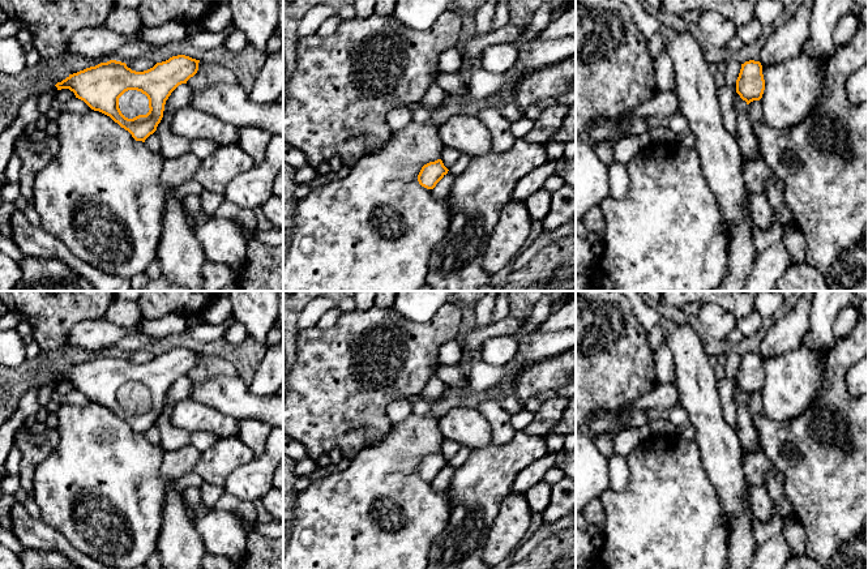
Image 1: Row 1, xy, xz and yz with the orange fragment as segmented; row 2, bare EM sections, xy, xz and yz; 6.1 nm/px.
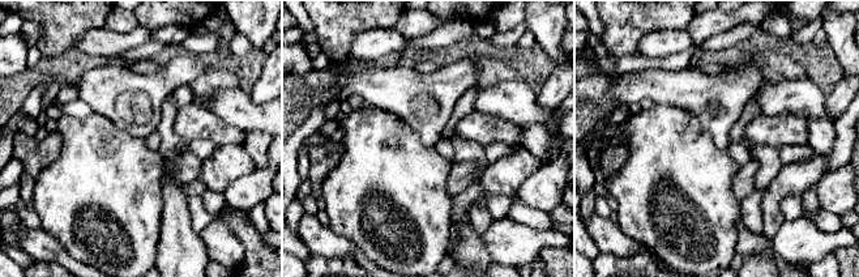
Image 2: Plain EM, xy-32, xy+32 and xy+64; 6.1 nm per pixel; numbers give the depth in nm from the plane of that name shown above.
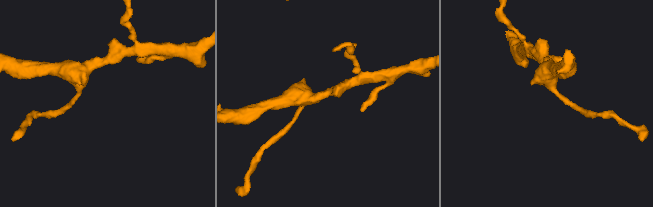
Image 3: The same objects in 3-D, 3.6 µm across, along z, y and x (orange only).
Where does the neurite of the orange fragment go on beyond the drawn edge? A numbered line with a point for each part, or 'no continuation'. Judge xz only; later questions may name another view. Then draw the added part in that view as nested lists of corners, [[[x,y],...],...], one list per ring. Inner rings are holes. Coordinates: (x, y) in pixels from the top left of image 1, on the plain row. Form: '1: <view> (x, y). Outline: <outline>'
no continuation

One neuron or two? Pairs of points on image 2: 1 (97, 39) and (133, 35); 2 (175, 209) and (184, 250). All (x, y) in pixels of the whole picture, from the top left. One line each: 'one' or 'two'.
1: one
2: one

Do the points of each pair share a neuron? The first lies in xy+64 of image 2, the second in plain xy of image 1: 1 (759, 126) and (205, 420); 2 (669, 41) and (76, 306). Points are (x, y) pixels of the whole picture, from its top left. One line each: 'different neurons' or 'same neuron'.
1: same neuron
2: different neurons

